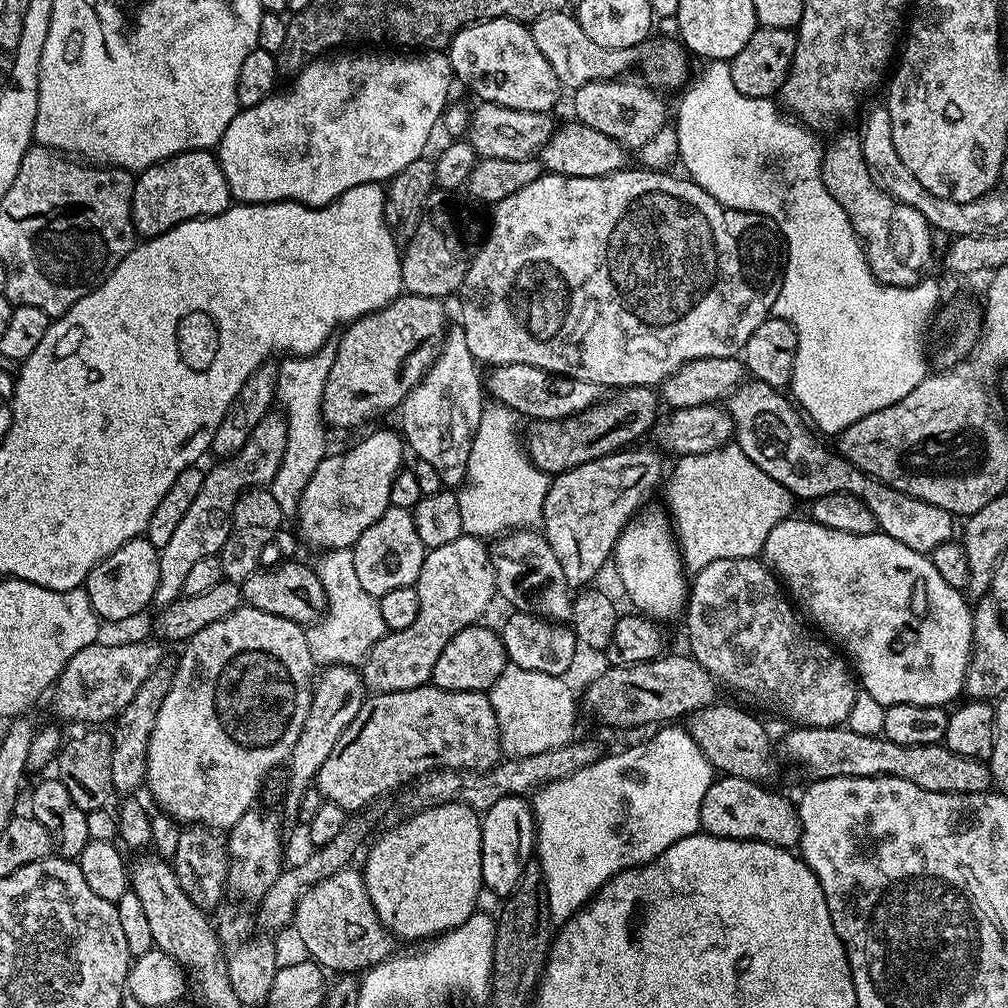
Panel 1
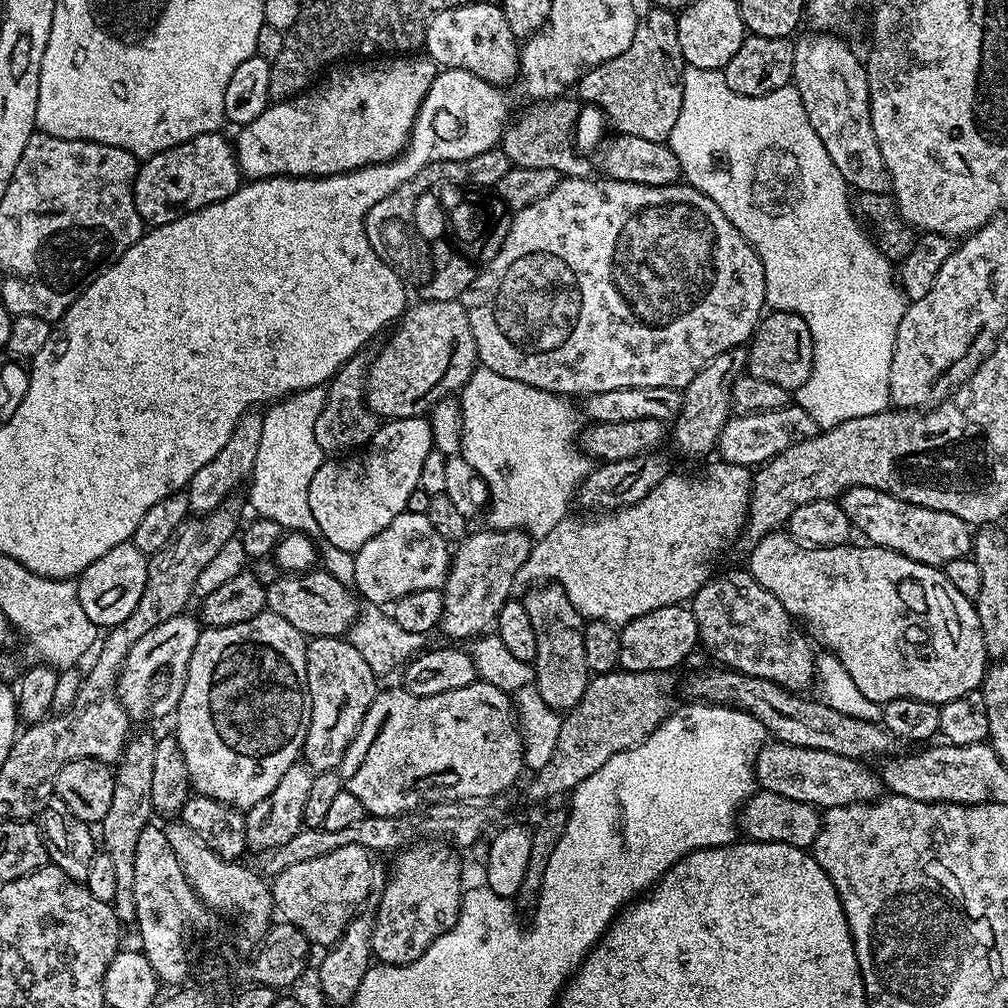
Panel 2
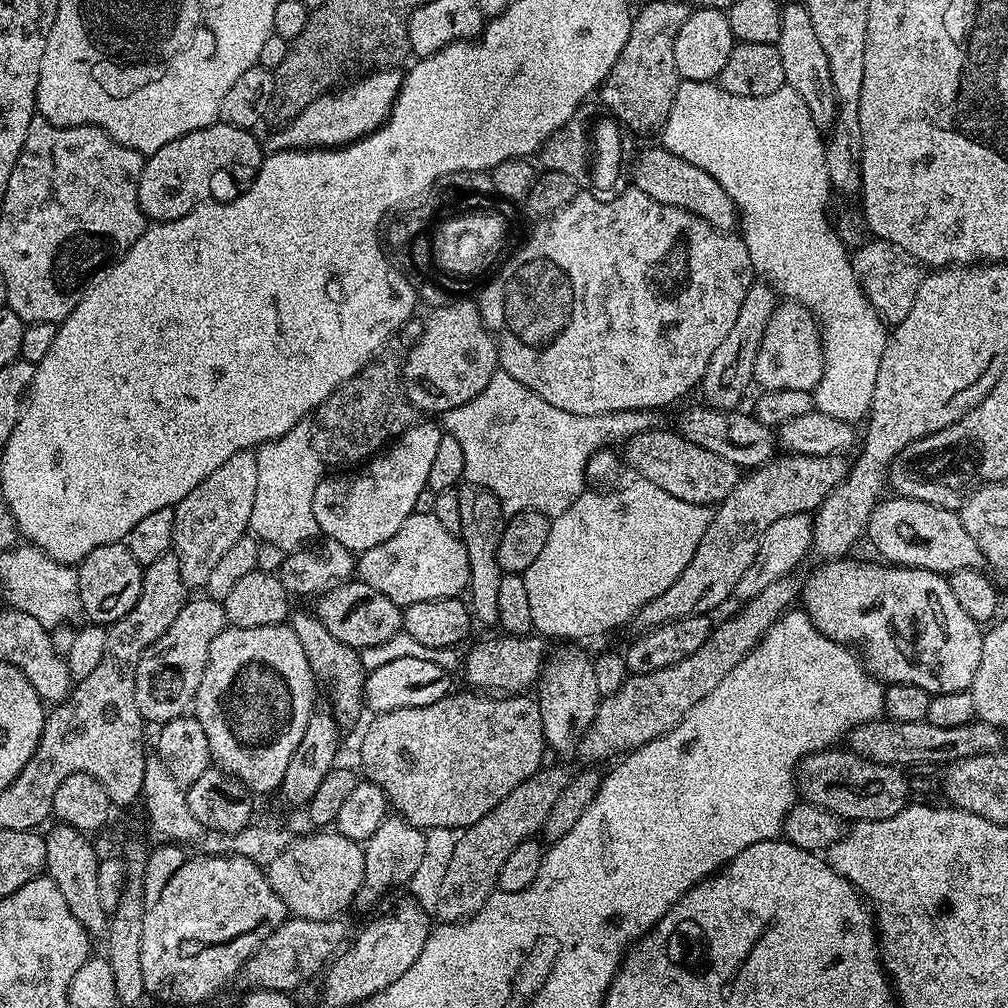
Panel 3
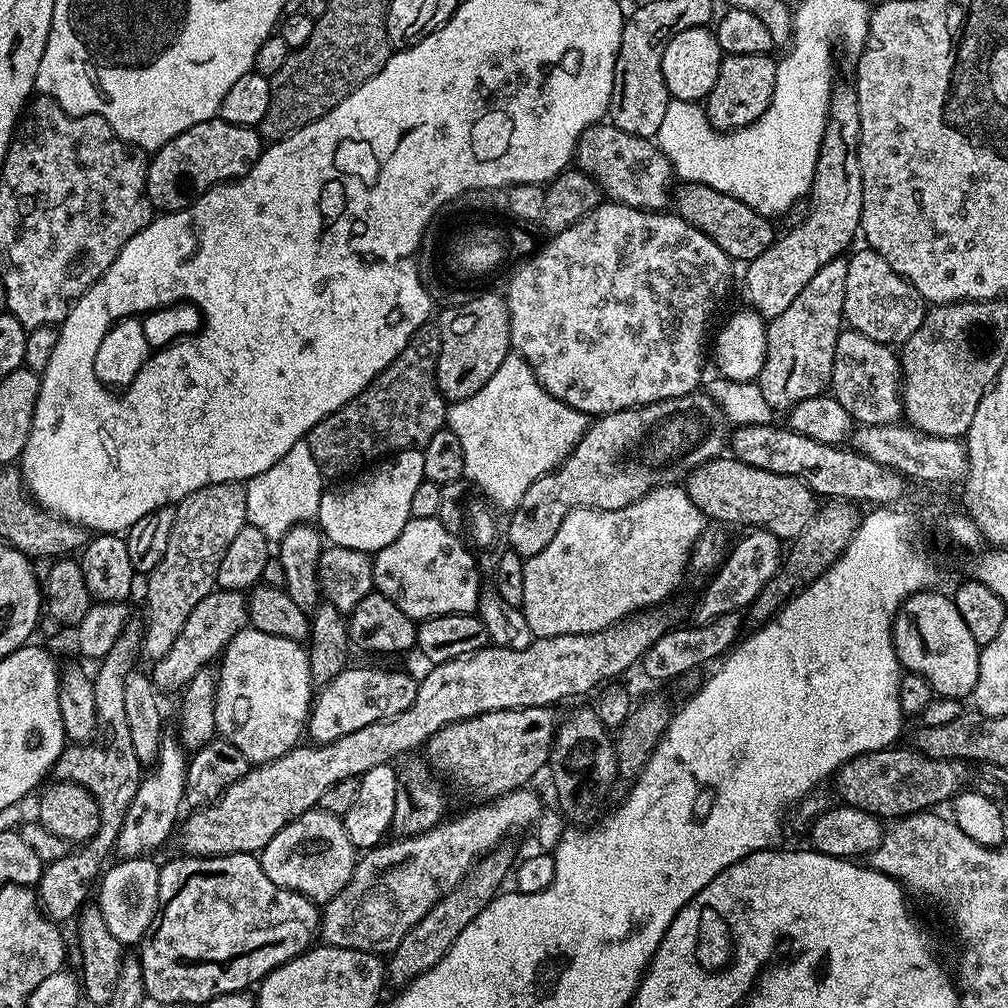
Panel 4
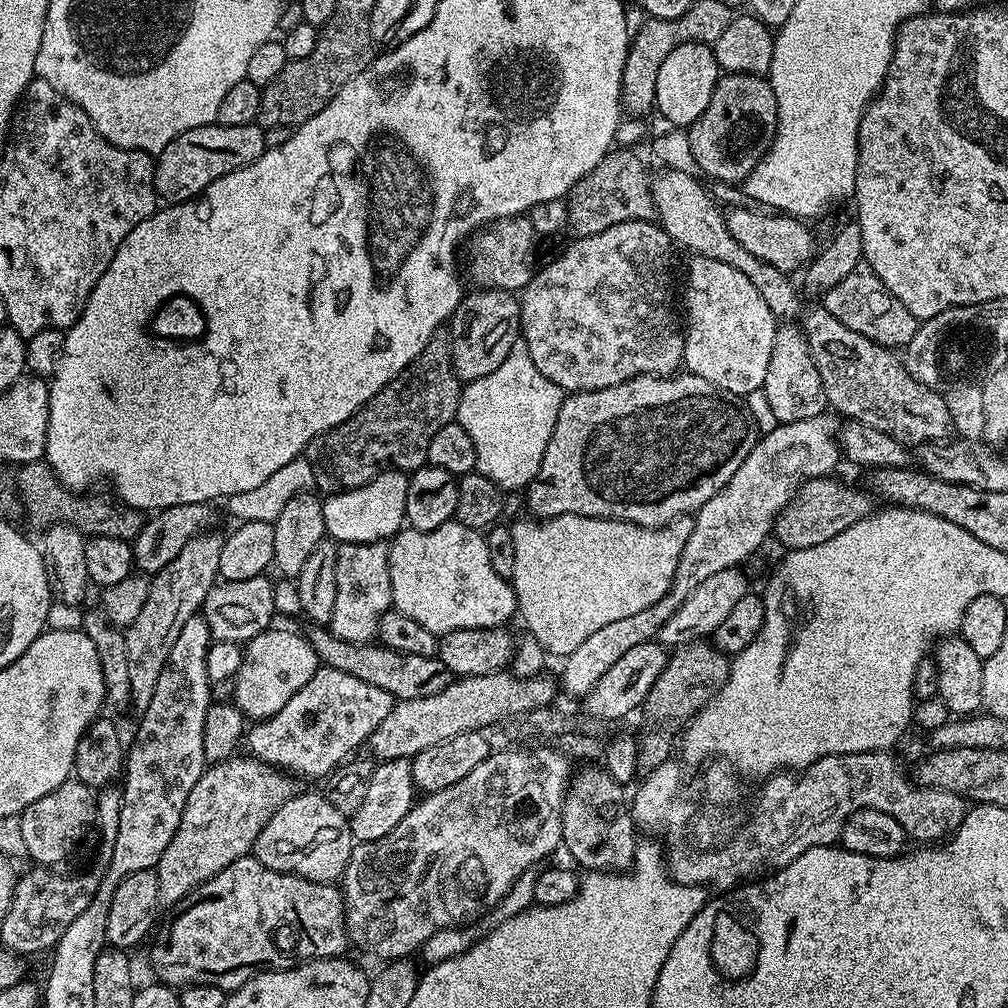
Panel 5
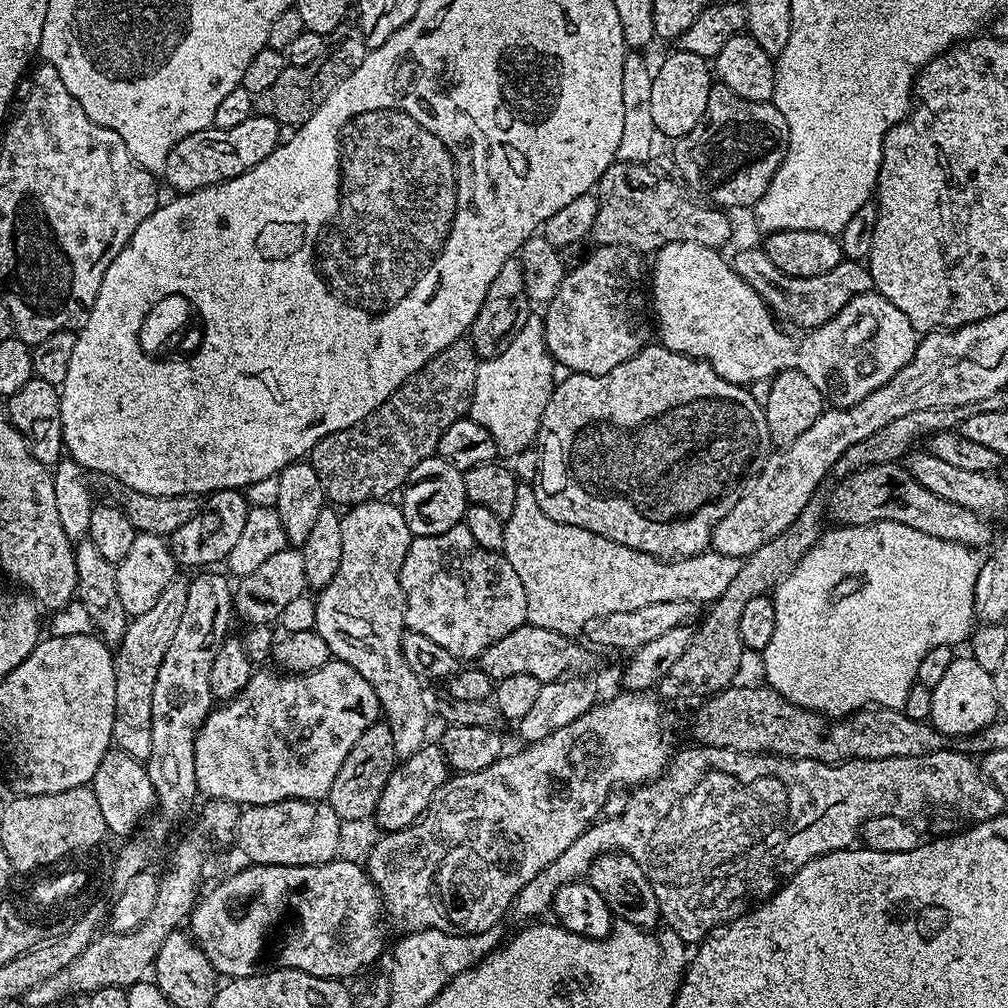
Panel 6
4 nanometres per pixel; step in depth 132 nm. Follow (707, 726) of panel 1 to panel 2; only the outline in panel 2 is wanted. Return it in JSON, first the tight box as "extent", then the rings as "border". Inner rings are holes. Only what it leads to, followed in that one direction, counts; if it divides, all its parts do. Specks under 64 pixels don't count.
{"extent":[756,742,885,810],"border":[[[779,742],[765,744],[756,755],[756,779],[763,791],[782,794],[782,798],[794,798],[794,802],[806,802],[820,810],[847,804],[870,804],[885,795],[883,779],[868,767],[867,763],[830,750],[810,750]]]}

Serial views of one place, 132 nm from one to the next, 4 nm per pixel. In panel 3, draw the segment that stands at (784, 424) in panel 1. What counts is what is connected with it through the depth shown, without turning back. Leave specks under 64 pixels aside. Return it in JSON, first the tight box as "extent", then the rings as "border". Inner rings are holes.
{"extent":[866,495,985,574],"border":[[[893,495],[892,500],[888,499],[881,499],[880,503],[874,506],[866,533],[867,539],[869,541],[872,539],[873,546],[884,555],[881,557],[887,563],[901,568],[921,568],[941,574],[963,568],[983,569],[985,567],[984,555],[982,550],[978,550],[978,542],[974,542],[974,538],[966,534],[966,526],[962,526],[959,515],[953,509],[939,508],[930,502],[911,500],[905,496]]]}

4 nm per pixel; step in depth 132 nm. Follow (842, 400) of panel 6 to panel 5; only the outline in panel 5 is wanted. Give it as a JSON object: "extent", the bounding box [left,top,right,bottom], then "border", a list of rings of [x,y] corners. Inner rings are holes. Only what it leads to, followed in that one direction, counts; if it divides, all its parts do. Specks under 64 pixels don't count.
{"extent":[682,255,778,398],"border":[[[693,255],[691,259],[692,261],[688,264],[688,289],[684,292],[684,312],[688,315],[688,324],[686,320],[682,328],[684,333],[683,367],[691,375],[698,378],[706,378],[706,382],[714,382],[714,386],[726,390],[732,396],[747,398],[752,392],[759,392],[763,389],[764,379],[766,378],[766,366],[770,362],[770,350],[774,346],[774,338],[778,327],[776,316],[770,310],[770,306],[766,306],[766,298],[762,298],[762,294],[758,294],[758,290],[754,290],[754,286],[750,283],[750,278],[746,278],[746,274],[738,274],[738,270],[734,270],[734,266],[726,266],[726,262],[714,262],[714,258]]]}

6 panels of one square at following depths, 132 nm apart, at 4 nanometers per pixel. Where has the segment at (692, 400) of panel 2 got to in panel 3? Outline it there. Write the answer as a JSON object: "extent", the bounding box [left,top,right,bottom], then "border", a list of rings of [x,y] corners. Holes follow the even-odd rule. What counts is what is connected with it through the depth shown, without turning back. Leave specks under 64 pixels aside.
{"extent":[702,282,778,410],"border":[[[753,282],[746,290],[746,298],[742,298],[742,310],[738,310],[738,319],[734,327],[722,338],[718,350],[710,354],[710,366],[706,366],[706,374],[702,381],[707,407],[736,410],[741,407],[748,387],[753,387],[754,362],[758,358],[758,346],[762,342],[762,334],[766,334],[766,322],[770,322],[770,314],[774,314],[778,303],[777,293],[767,282]]]}

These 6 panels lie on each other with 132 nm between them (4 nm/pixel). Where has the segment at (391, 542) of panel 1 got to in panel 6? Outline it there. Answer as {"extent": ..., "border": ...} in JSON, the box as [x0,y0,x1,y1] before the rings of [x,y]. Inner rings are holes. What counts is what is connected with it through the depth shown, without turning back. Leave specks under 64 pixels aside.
{"extent":[400,522,526,662],"border":[[[463,522],[455,524],[446,534],[433,536],[417,536],[410,542],[410,550],[406,550],[406,562],[402,562],[400,581],[404,591],[404,626],[407,631],[426,634],[438,646],[450,650],[462,662],[479,661],[482,650],[498,638],[506,638],[510,630],[518,630],[518,626],[526,623],[526,590],[522,586],[522,578],[514,574],[514,566],[503,554],[487,552],[478,542],[474,542],[474,534]]]}

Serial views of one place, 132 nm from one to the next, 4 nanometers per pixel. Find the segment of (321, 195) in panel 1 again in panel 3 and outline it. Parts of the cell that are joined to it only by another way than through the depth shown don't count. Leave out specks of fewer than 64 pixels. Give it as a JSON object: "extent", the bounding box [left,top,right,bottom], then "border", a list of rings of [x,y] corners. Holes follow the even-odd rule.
{"extent":[267,70,401,152],"border":[[[396,70],[370,72],[353,79],[335,90],[322,94],[302,110],[293,120],[287,121],[272,137],[267,147],[272,152],[307,150],[310,148],[342,148],[375,132],[389,116],[400,93],[401,73]]]}

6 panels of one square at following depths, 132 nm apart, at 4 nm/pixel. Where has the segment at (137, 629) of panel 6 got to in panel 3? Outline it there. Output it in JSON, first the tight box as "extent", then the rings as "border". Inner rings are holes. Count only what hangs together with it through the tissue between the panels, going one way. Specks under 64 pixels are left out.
{"extent":[172,451,258,589],"border":[[[255,451],[230,454],[214,474],[210,474],[186,498],[175,504],[172,551],[178,558],[185,589],[203,589],[222,554],[249,531],[250,510],[254,510],[254,494],[258,490],[258,462]]]}

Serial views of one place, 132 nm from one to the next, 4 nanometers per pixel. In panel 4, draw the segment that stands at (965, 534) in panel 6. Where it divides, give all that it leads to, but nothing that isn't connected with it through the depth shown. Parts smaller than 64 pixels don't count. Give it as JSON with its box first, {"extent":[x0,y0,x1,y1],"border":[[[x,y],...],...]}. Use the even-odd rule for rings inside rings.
{"extent":[682,454,818,542],"border":[[[728,454],[707,460],[688,473],[682,487],[688,491],[690,502],[709,521],[724,526],[752,524],[748,526],[774,534],[782,542],[800,536],[815,518],[818,507],[817,497],[798,478],[743,464]]]}

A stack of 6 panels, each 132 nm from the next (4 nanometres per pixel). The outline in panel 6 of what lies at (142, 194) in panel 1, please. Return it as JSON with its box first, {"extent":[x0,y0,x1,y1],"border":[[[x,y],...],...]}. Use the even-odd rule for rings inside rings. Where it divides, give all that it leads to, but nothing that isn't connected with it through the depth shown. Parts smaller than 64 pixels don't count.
{"extent":[162,114,282,193],"border":[[[253,114],[233,129],[203,128],[178,142],[170,150],[170,158],[166,158],[166,166],[162,173],[173,193],[197,192],[206,186],[220,184],[224,180],[234,178],[262,162],[262,158],[270,155],[282,143],[282,125],[274,118],[266,118]]]}

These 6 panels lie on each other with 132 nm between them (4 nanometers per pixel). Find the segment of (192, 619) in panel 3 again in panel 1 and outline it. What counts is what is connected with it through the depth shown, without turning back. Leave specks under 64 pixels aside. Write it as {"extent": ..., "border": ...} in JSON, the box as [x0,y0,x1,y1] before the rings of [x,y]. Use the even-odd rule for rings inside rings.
{"extent":[51,640,165,726],"border":[[[132,640],[129,644],[97,642],[78,650],[78,654],[66,662],[51,693],[55,719],[85,720],[88,726],[103,725],[100,724],[103,720],[115,721],[130,698],[138,694],[142,682],[146,682],[146,678],[150,678],[152,671],[165,659],[163,650],[155,644],[157,641],[152,640]]]}

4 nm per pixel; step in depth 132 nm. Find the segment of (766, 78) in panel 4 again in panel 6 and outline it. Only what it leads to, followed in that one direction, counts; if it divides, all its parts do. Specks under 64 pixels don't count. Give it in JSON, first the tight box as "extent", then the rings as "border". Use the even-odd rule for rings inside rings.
{"extent":[672,82,788,210],"border":[[[716,82],[710,90],[710,98],[706,98],[706,111],[702,113],[702,118],[698,118],[694,130],[690,130],[690,134],[679,137],[673,143],[676,145],[672,148],[672,160],[680,171],[679,179],[689,189],[692,187],[694,191],[709,196],[704,198],[711,201],[713,205],[724,210],[751,209],[762,198],[762,194],[766,194],[778,166],[782,166],[786,158],[788,134],[786,118],[782,118],[775,104],[750,102],[750,98],[738,98],[738,94],[730,90],[730,86]]]}

